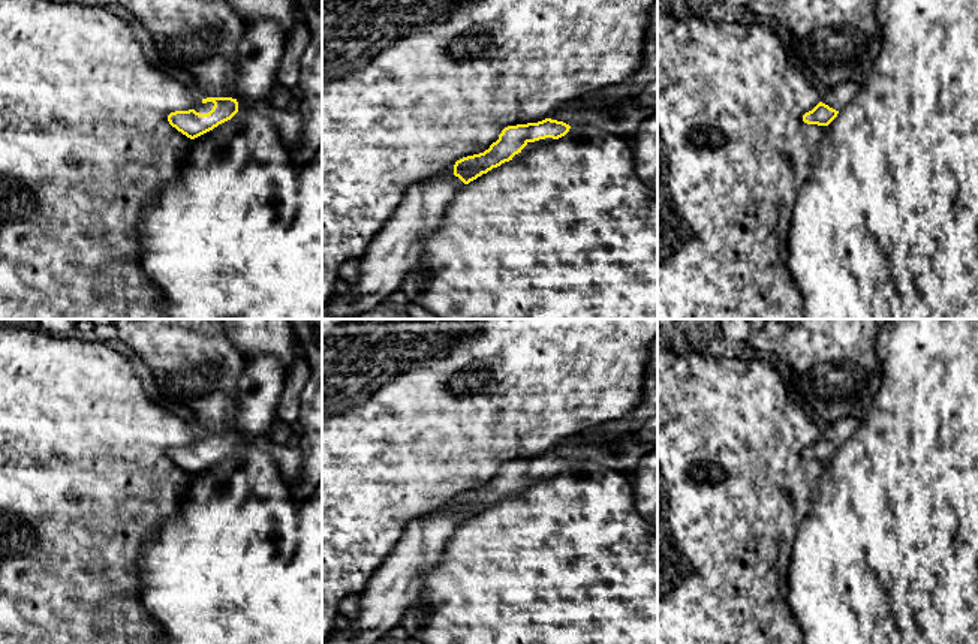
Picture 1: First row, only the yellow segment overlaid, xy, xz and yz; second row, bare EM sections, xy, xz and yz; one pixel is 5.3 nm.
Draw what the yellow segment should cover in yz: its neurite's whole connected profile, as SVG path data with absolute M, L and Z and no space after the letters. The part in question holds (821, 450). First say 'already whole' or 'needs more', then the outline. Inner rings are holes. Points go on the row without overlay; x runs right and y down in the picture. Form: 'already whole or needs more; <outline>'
needs more; M842 418L822 430L821 437L803 451L807 460L828 461L858 430L860 419Z

